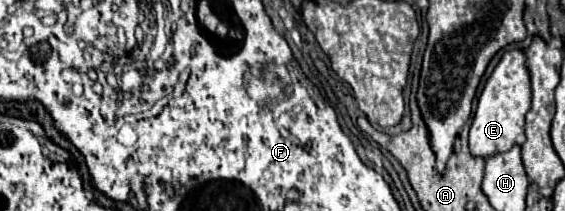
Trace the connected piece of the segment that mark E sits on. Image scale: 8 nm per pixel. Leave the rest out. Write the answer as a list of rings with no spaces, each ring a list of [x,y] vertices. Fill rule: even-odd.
[[[508,49],[500,57],[500,63],[488,77],[470,127],[470,151],[478,157],[490,157],[500,151],[508,151],[512,145],[524,143],[524,117],[530,109],[532,87],[530,73],[526,67],[526,55],[522,49]]]

